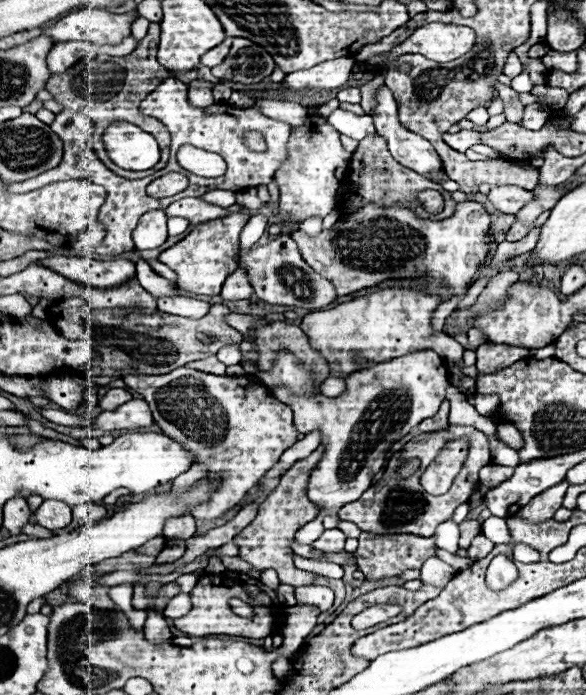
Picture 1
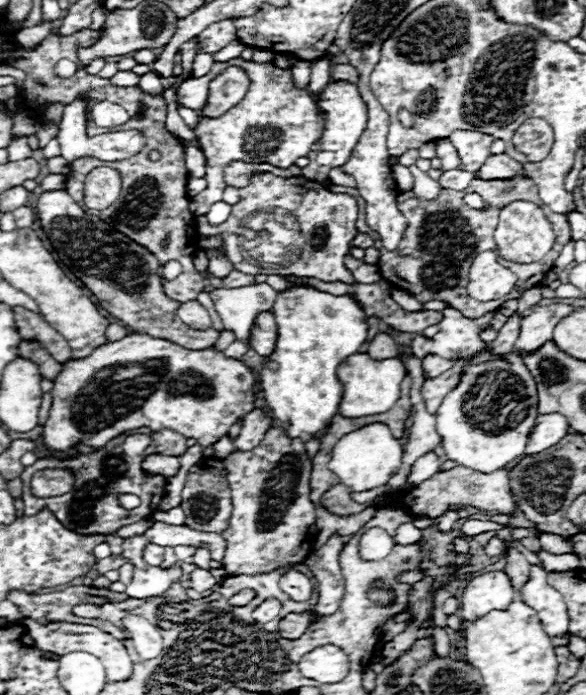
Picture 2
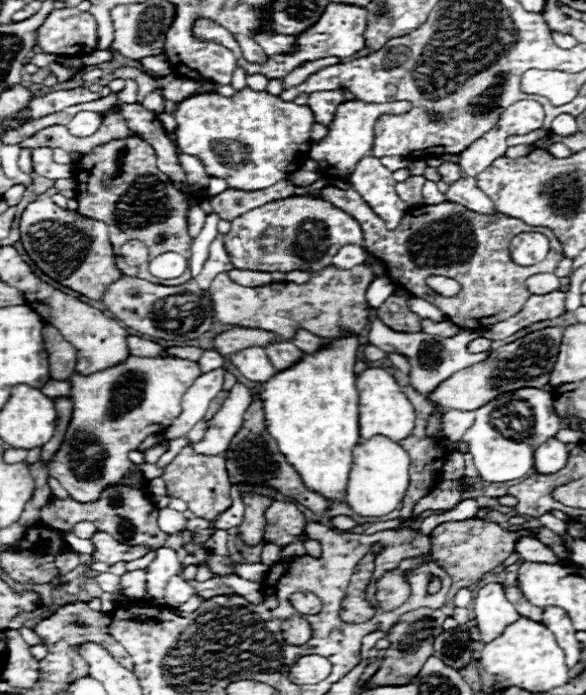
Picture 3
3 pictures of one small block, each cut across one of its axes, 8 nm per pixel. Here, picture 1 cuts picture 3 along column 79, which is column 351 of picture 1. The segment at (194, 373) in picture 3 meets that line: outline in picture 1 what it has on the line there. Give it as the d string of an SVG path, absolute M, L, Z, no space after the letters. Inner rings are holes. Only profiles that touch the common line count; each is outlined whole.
M420 350L350 374L346 378L346 392L338 398L326 398L322 394L306 398L288 390L274 393L275 398L291 407L298 432L308 434L316 428L322 430L322 444L326 450L310 476L310 500L316 502L320 510L334 510L332 514L344 504L358 500L384 466L390 446L422 420L434 416L450 388L452 384L448 382L444 360L432 350Z

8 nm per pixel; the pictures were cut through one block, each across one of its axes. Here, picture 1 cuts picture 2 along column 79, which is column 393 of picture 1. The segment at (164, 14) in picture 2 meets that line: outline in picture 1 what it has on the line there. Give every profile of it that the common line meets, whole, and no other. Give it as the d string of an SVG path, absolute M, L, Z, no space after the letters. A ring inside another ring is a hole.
M432 22L418 28L410 38L382 56L392 60L402 54L424 54L436 62L452 62L474 46L474 38L474 32L466 26Z

